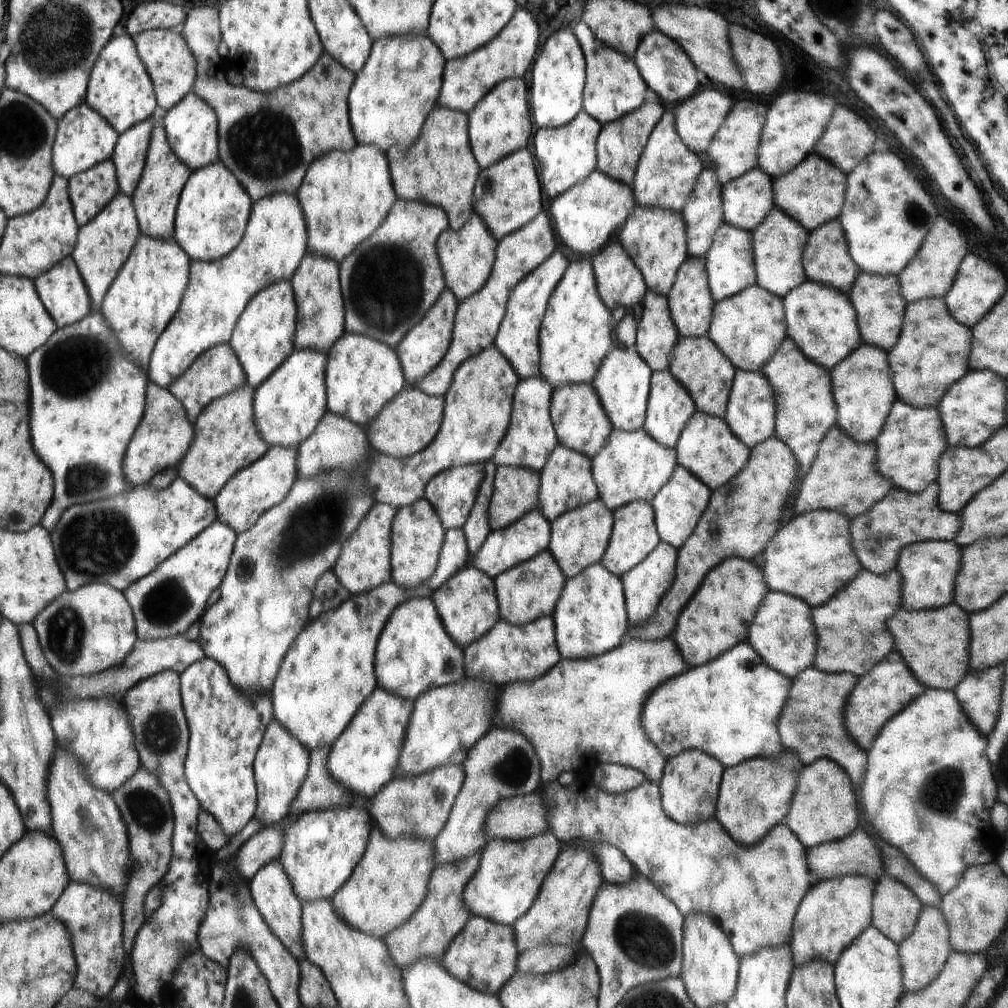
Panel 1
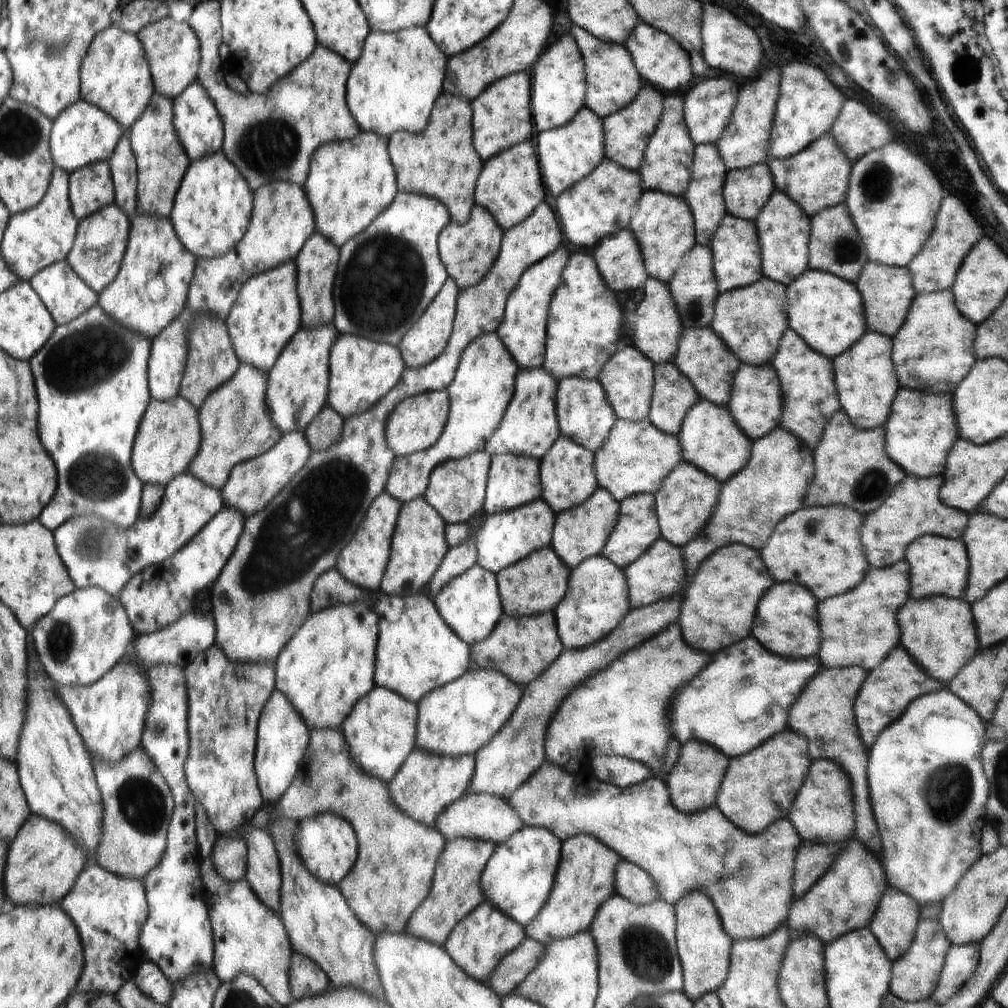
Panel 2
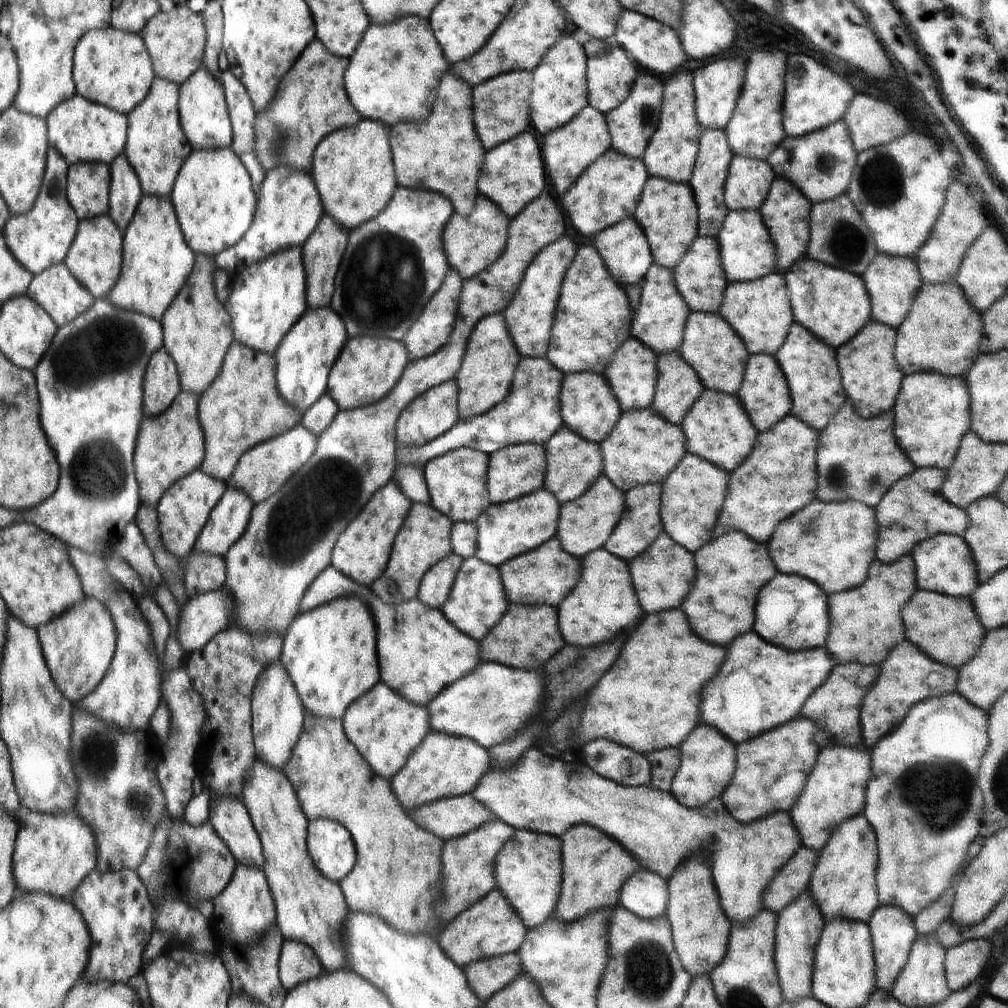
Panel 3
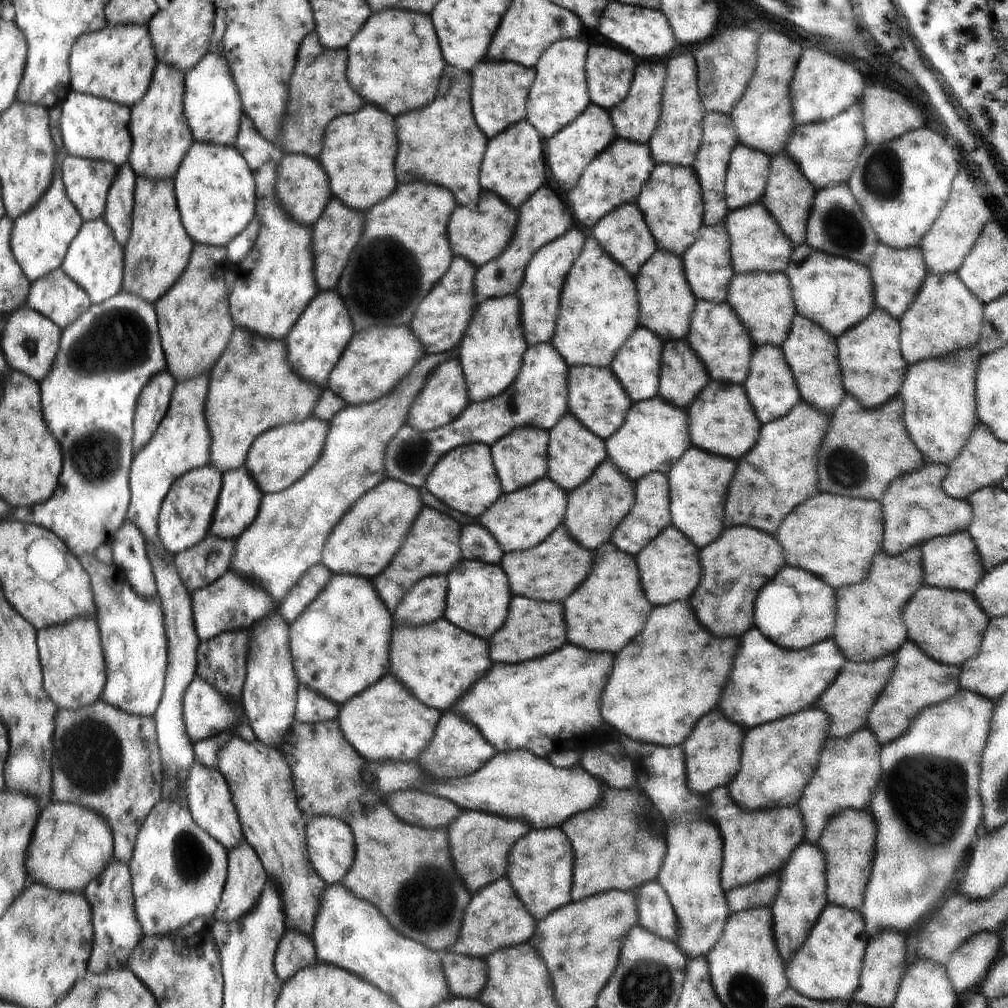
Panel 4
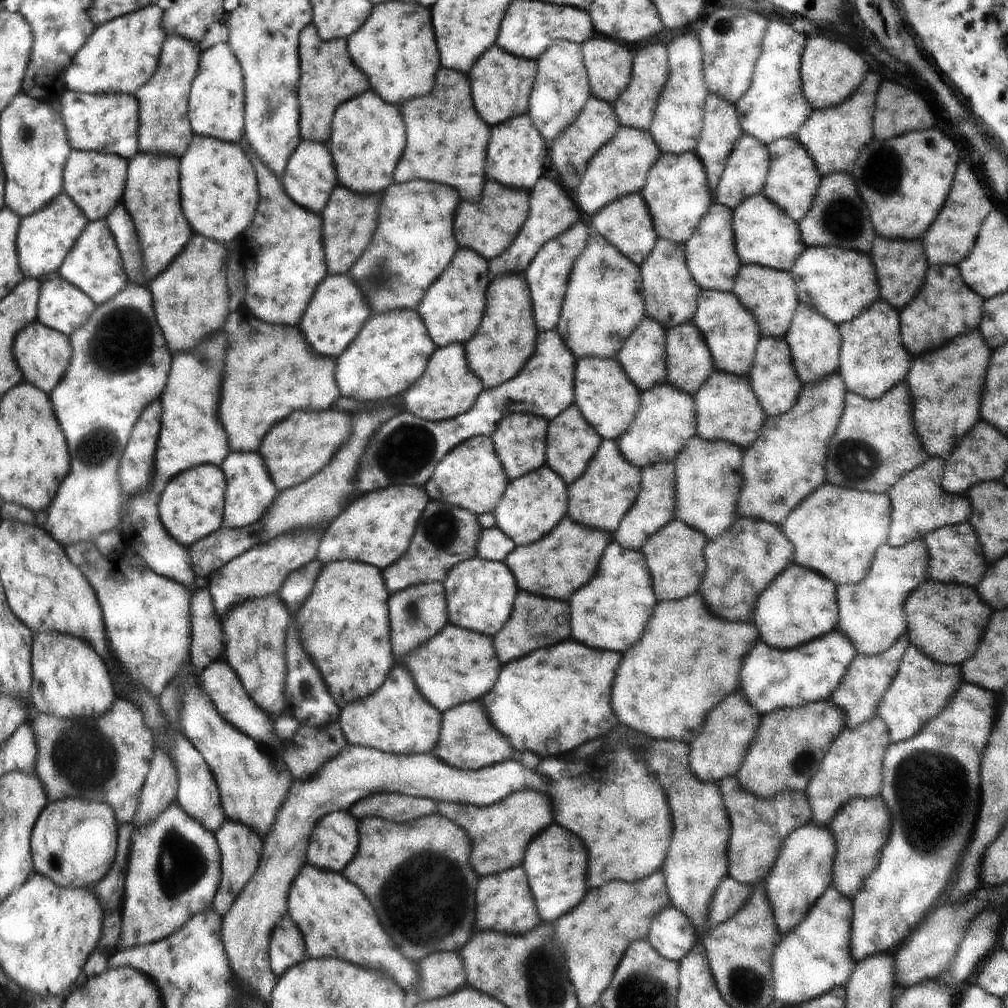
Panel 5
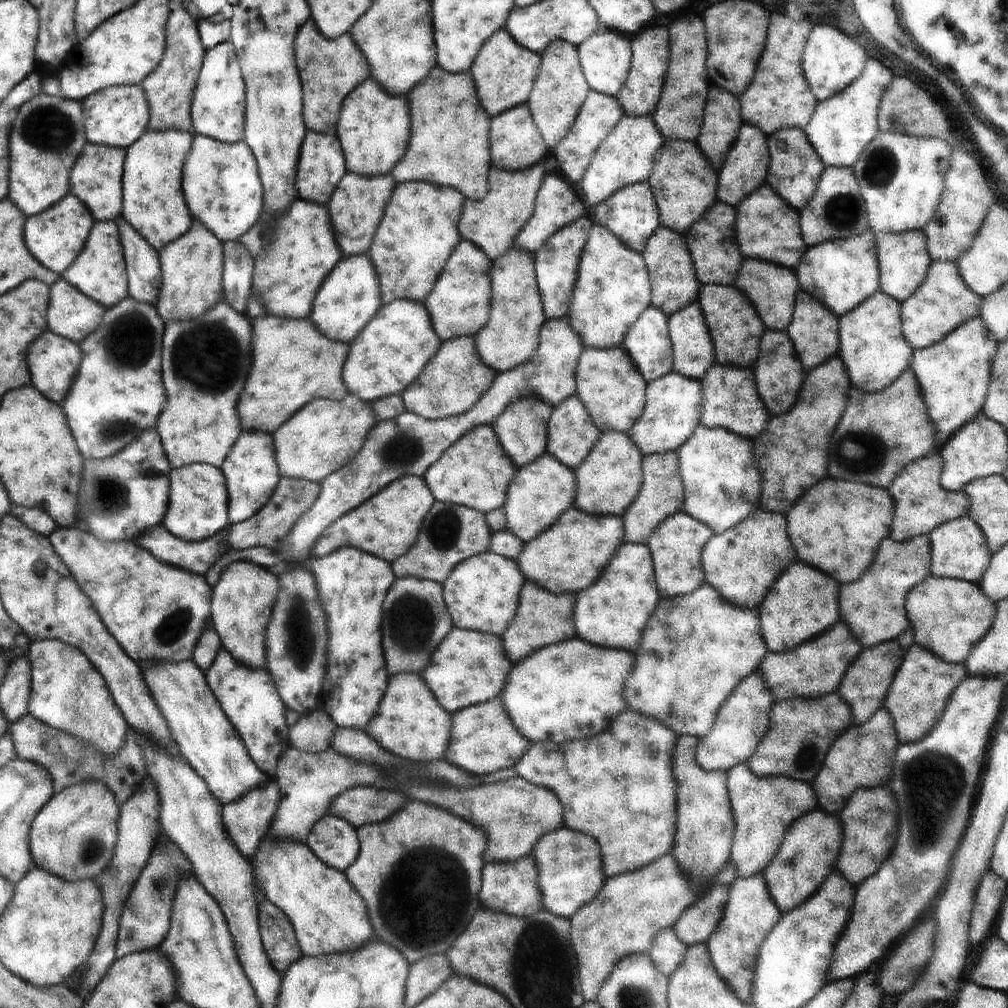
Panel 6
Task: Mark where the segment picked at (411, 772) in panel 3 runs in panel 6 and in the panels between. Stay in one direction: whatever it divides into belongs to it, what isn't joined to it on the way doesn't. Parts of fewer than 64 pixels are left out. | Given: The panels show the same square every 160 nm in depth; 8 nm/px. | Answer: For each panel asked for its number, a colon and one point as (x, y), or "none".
4: (458, 749)
5: (469, 741)
6: (484, 739)

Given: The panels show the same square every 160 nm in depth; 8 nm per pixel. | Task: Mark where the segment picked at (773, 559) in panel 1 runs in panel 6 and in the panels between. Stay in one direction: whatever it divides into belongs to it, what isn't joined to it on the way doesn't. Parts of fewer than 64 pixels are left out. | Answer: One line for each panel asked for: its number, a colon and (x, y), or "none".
2: (820, 548)
3: (832, 544)
4: (836, 538)
5: (836, 532)
6: (842, 542)

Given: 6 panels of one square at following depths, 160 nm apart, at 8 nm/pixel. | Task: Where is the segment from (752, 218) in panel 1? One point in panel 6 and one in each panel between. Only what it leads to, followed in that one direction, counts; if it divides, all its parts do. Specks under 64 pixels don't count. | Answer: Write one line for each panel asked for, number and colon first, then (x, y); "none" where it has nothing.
2: (747, 191)
3: (749, 181)
4: (748, 173)
5: (746, 173)
6: (746, 167)

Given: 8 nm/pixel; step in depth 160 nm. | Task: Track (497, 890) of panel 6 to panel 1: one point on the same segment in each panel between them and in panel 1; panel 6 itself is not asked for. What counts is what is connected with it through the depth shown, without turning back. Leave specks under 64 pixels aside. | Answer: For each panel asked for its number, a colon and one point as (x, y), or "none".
1: (485, 955)
2: (479, 942)
3: (491, 927)
4: (496, 917)
5: (504, 901)

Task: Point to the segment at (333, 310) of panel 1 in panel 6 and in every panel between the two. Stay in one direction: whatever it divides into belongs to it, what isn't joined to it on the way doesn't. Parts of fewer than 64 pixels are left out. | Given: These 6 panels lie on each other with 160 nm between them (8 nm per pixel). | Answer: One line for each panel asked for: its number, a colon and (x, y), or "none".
2: (317, 262)
3: (323, 253)
4: (335, 236)
5: (351, 218)
6: (358, 205)

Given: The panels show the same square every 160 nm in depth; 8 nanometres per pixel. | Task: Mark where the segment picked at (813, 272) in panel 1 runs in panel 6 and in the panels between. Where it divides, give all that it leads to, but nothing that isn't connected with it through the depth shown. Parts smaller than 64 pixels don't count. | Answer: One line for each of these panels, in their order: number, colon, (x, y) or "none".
2: (838, 248)
3: (842, 239)
4: (839, 227)
5: (841, 218)
6: (838, 212)

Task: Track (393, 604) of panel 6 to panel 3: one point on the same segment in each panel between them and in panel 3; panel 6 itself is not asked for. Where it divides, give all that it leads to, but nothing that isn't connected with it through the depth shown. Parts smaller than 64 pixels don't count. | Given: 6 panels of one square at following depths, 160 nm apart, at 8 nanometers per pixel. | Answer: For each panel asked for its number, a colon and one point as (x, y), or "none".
3: (437, 584)
4: (425, 602)
5: (416, 613)

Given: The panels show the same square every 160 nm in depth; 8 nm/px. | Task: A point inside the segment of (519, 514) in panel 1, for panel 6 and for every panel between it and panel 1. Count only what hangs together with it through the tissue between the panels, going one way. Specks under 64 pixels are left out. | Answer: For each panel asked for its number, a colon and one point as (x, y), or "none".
2: (514, 480)
3: (516, 471)
4: (521, 457)
5: (521, 441)
6: (522, 429)

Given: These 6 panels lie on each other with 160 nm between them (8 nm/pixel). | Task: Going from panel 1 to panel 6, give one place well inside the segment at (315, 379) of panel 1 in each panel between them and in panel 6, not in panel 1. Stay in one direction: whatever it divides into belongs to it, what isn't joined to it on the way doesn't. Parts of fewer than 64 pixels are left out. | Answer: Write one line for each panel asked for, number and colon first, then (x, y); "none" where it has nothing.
2: (298, 386)
3: (306, 356)
4: (318, 340)
5: (337, 313)
6: (350, 298)

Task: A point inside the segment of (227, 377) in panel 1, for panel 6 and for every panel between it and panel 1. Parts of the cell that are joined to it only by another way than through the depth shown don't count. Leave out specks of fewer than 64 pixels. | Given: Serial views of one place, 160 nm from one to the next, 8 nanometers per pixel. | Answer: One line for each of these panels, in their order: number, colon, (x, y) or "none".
2: (212, 361)
3: (197, 329)
4: (196, 327)
5: (191, 299)
6: (191, 266)

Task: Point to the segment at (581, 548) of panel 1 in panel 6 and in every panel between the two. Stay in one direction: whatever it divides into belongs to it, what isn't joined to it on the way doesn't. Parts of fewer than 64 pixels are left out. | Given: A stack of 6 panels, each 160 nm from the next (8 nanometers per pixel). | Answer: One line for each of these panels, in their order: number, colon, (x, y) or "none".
2: (581, 532)
3: (586, 524)
4: (597, 507)
5: (605, 493)
6: (609, 481)

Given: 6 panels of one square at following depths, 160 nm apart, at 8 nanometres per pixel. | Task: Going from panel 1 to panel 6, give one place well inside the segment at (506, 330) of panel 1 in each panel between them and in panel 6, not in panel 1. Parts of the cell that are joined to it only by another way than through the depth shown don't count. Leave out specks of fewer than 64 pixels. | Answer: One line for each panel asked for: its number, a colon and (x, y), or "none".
2: (523, 331)
3: (530, 318)
4: (540, 299)
5: (547, 280)
6: (557, 264)

